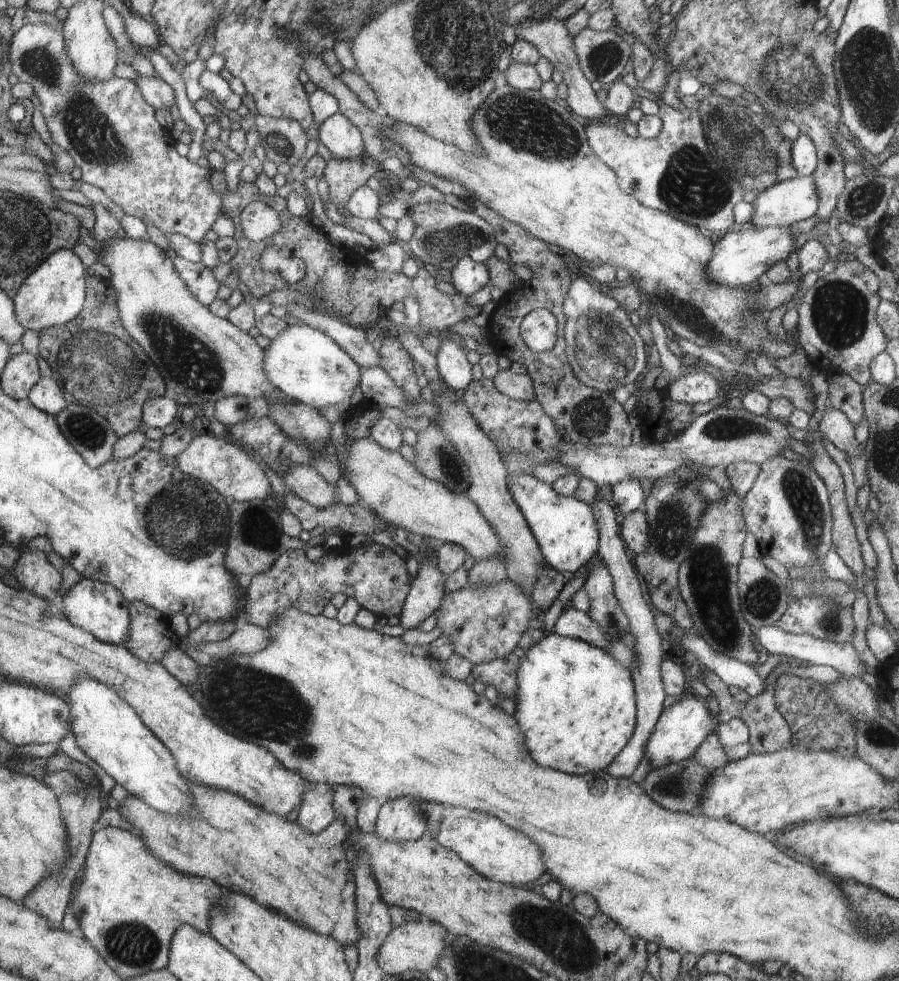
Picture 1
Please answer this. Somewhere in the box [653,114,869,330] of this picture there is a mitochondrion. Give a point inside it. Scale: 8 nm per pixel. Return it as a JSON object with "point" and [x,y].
{"point":[691,184]}

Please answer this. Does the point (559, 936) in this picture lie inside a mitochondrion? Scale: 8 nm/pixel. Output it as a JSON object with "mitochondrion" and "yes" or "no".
{"mitochondrion":"yes"}

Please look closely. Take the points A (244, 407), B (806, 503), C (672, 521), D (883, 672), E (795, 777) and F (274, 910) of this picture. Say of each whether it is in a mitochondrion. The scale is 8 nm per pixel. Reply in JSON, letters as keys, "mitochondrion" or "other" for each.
{"A":"other","B":"mitochondrion","C":"mitochondrion","D":"other","E":"other","F":"other"}

